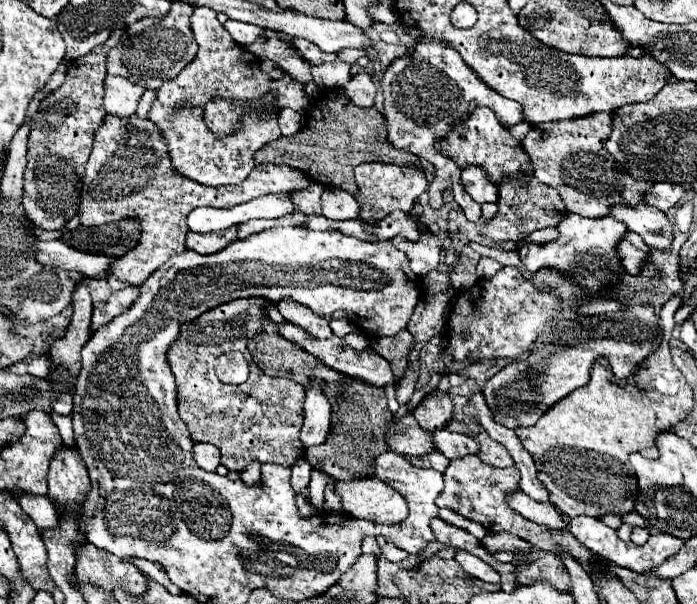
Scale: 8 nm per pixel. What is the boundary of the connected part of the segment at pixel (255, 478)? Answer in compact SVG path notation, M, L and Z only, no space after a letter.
M251 463L251 467L247 467L243 473L241 473L241 481L249 487L259 487L261 483L261 465L259 463Z

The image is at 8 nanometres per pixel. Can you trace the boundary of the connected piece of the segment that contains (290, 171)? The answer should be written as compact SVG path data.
M107 115L95 133L93 153L85 167L79 221L85 227L105 225L121 219L135 219L141 225L138 245L124 256L115 258L110 271L101 274L101 278L113 276L129 285L141 287L141 283L145 283L145 279L149 279L149 275L153 275L153 271L157 271L157 267L161 267L169 257L187 249L185 233L189 227L185 219L195 207L209 205L229 209L261 195L305 189L309 185L311 177L287 165L257 165L249 179L245 179L241 185L231 185L231 189L193 183L171 169L157 125L135 115L127 119Z

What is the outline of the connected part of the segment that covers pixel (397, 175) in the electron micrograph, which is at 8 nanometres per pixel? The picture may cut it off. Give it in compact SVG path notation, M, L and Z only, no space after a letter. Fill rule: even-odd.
M363 163L363 165L359 165L355 169L355 181L359 187L359 193L355 197L361 203L361 219L363 221L379 221L395 209L411 213L415 199L423 191L427 191L427 179L421 169L389 165L389 163Z

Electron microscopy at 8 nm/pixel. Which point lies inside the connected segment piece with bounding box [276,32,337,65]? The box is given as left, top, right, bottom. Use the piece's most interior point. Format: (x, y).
(310, 52)

